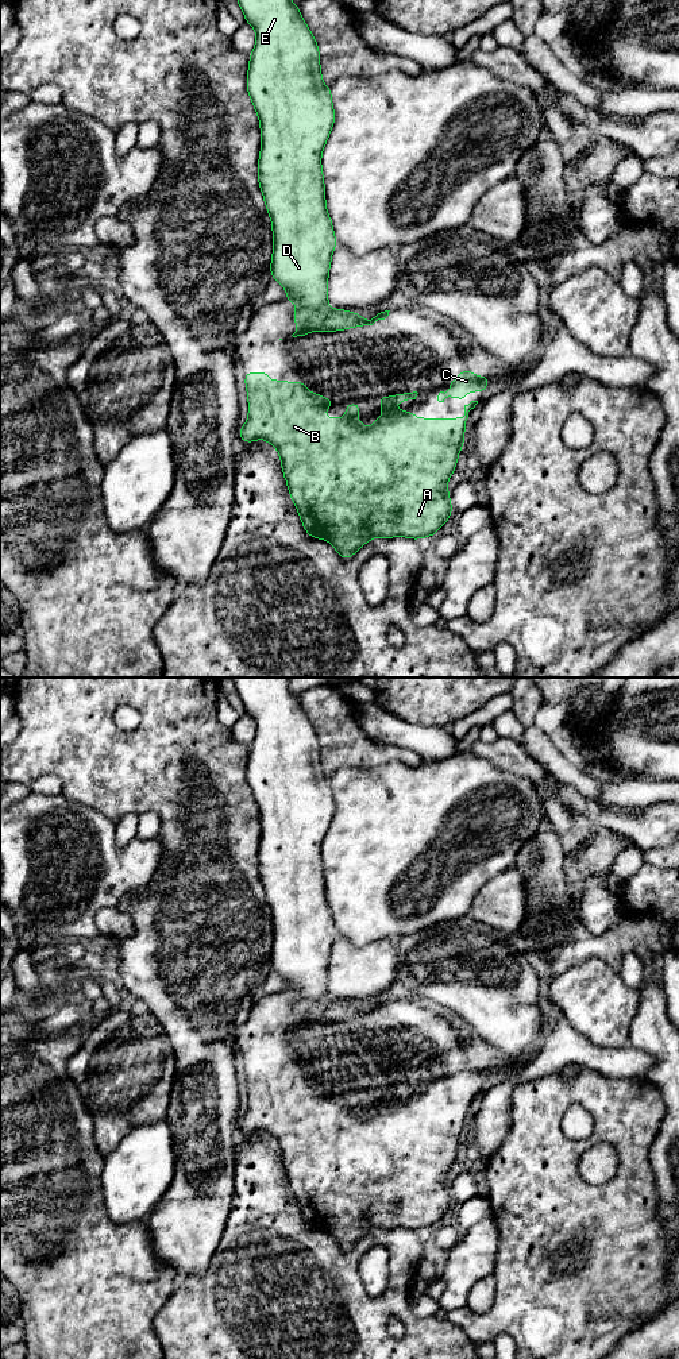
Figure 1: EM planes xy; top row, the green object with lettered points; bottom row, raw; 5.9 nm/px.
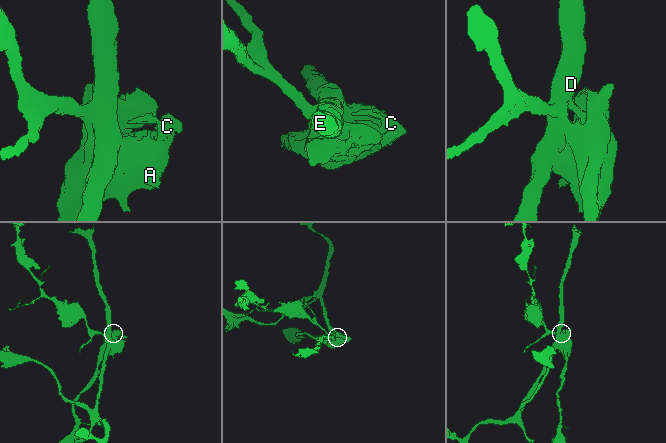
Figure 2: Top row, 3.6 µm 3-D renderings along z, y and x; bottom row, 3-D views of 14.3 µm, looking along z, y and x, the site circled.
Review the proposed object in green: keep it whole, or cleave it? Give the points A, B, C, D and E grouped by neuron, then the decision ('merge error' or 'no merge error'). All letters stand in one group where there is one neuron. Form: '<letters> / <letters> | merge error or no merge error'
A B C / D E | merge error

